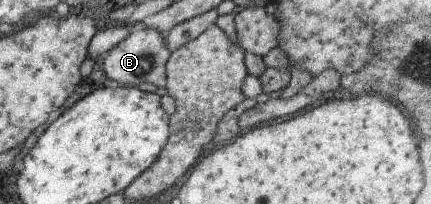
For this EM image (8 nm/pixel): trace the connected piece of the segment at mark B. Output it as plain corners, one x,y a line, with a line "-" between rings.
135,28
131,29
115,46
108,50
103,58
103,70
107,77
112,78
121,85
129,85
133,87
143,84
143,82
152,82
157,87
164,86
165,80
165,63
171,54
164,45
163,35
153,29

